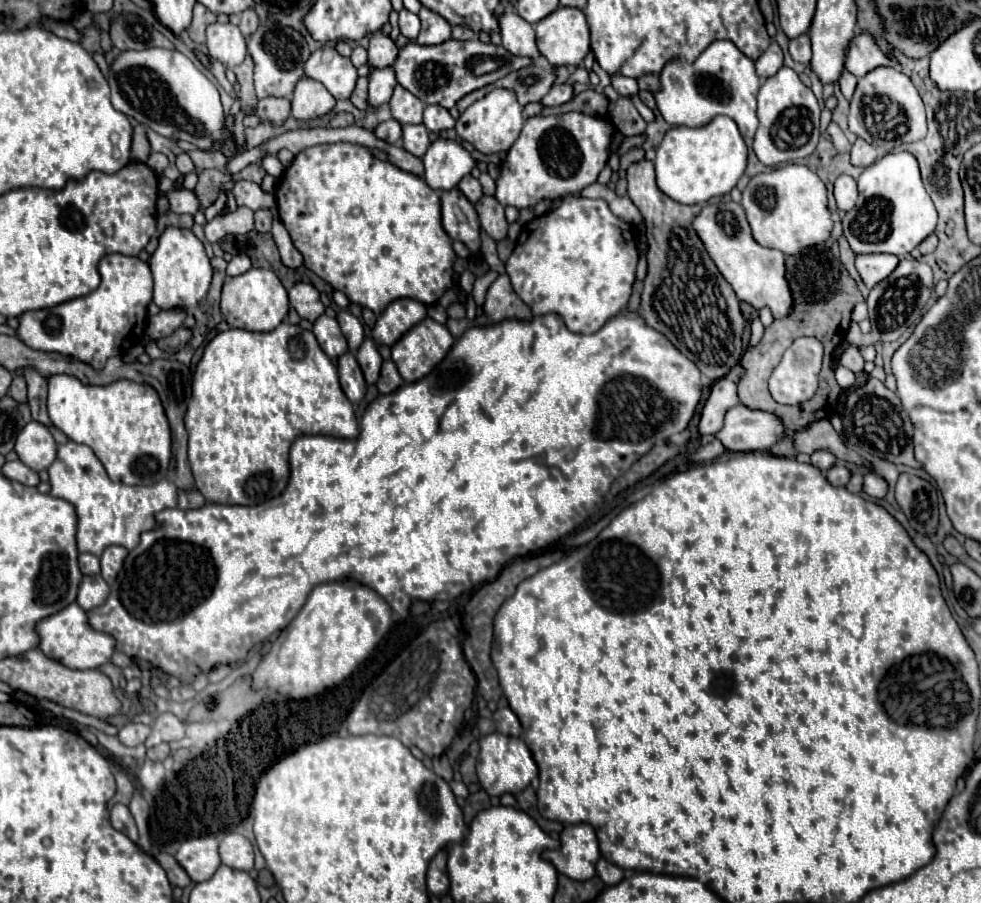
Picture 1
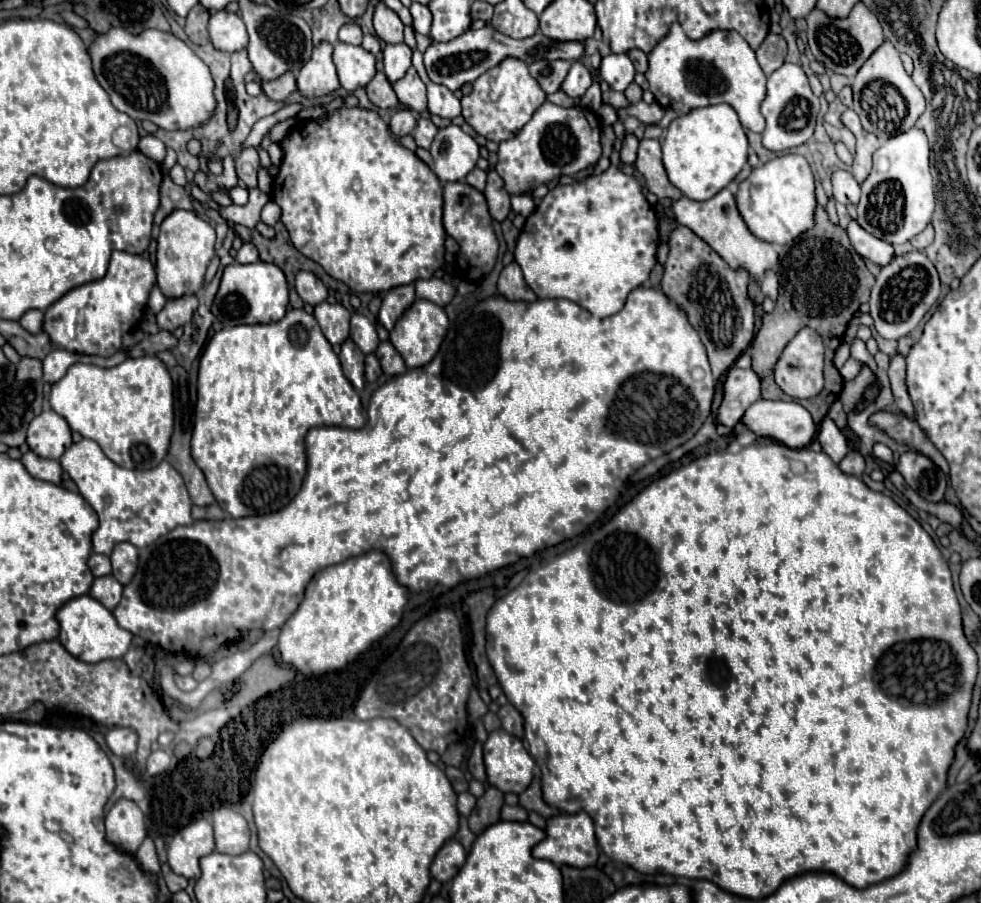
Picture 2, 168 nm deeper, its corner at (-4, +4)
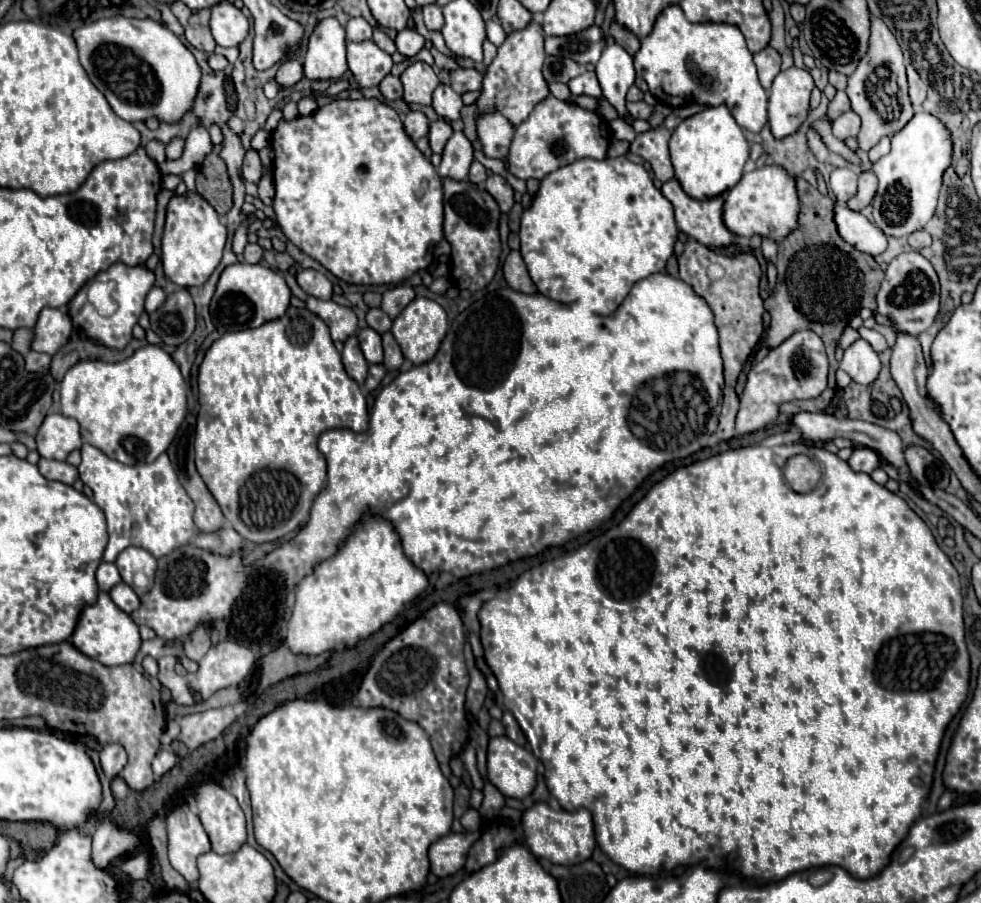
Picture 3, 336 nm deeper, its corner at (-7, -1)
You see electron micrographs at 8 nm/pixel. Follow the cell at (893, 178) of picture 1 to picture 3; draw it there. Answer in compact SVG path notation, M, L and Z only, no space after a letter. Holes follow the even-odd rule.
M916 112L912 120L892 136L892 150L874 164L874 174L880 180L878 194L872 200L874 224L886 236L910 236L922 230L934 216L942 176L950 164L952 138L948 128L934 114Z

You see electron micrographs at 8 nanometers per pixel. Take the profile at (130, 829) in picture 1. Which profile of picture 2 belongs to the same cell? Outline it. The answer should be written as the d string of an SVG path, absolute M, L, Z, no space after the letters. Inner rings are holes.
M119 799L111 807L105 817L105 827L107 839L123 847L127 853L135 853L147 833L141 809L129 799Z

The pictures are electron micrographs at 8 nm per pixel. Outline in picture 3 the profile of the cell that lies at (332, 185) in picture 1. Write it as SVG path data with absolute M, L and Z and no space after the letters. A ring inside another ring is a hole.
M360 98L360 100L332 100L330 104L318 108L310 116L298 116L294 120L280 120L276 130L272 132L270 146L274 150L274 160L272 160L272 176L274 176L274 186L276 186L276 196L272 202L272 208L276 212L276 220L286 234L286 238L296 244L302 252L318 260L326 270L330 270L334 276L340 280L346 280L350 284L398 284L406 278L410 278L414 272L424 270L432 262L432 250L436 242L442 240L442 178L438 176L436 168L432 162L416 148L414 140L406 134L404 124L398 116L398 112L376 100L376 98Z

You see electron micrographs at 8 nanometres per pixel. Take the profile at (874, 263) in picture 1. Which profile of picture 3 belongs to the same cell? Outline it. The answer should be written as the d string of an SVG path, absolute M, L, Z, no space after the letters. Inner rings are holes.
M834 204L834 222L842 240L852 244L860 252L878 256L888 246L884 232L878 226L874 226L866 216L850 210L848 206Z

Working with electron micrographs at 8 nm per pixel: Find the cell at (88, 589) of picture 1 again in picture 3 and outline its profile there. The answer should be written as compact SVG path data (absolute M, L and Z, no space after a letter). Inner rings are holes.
M124 582L116 584L116 586L110 590L110 596L112 596L114 604L116 604L118 608L122 608L124 612L128 612L128 614L132 614L134 610L140 608L140 598L138 598L138 594L136 594L128 584L124 584Z

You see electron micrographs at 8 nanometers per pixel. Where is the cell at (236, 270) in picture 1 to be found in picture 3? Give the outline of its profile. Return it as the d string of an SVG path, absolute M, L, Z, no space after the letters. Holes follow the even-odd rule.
M246 244L246 248L244 248L244 260L246 262L250 262L250 264L256 264L256 262L260 262L262 260L262 254L264 254L264 250L258 246L258 244Z

